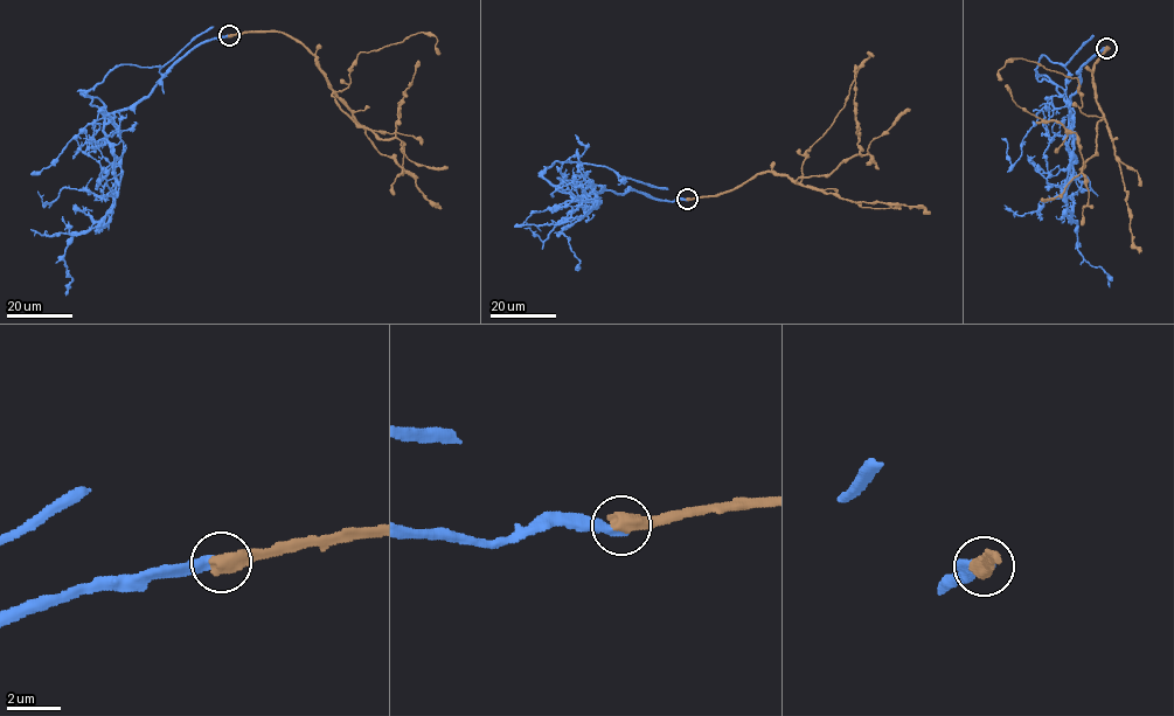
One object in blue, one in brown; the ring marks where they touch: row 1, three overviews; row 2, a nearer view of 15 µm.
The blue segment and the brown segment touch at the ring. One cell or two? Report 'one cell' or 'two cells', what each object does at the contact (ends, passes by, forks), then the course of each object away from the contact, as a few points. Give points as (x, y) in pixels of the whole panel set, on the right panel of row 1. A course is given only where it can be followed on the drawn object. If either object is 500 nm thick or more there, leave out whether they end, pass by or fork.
two cells; blue runs (1106, 48), (1079, 70), (1069, 103), (1065, 208), (1078, 224), (1078, 254), (1106, 273), (1109, 286); brown runs (1106, 48), (1092, 78), (1103, 118), (1097, 146), (1083, 168), (1078, 136), (1019, 108), (1006, 84)

